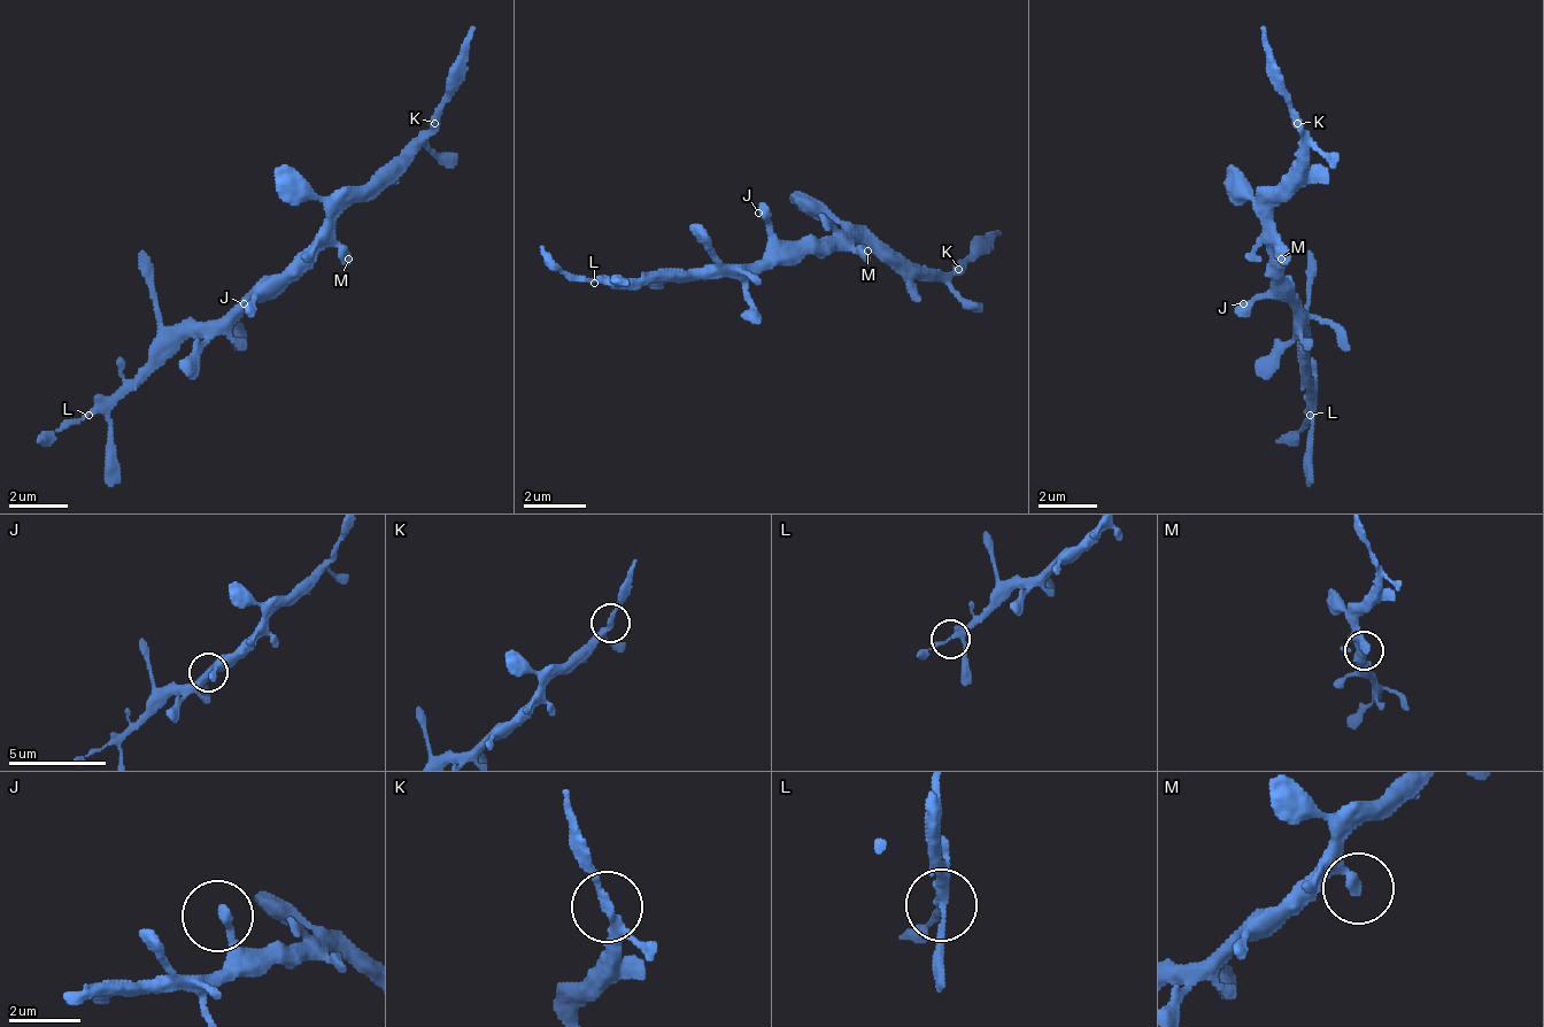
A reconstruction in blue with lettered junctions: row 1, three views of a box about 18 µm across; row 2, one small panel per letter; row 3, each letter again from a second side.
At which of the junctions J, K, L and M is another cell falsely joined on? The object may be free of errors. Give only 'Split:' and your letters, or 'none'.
Split: K

